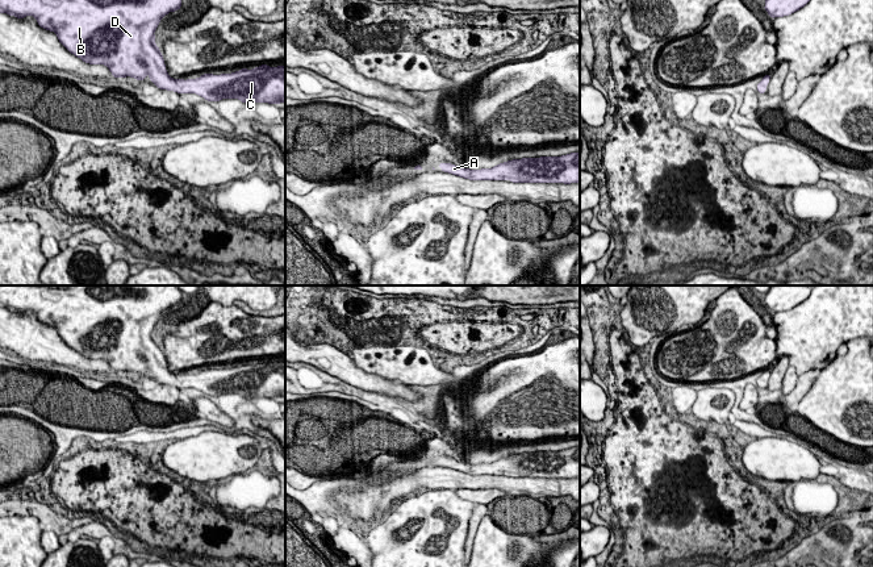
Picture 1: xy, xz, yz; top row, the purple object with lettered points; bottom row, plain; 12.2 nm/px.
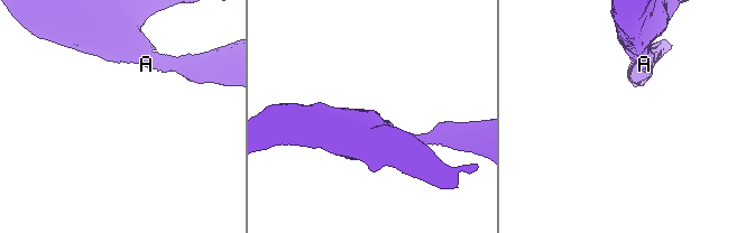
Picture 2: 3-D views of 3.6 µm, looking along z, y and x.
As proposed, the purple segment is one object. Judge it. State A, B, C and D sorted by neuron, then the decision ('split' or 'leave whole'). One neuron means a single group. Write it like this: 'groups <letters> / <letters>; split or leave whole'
groups A B C D; leave whole

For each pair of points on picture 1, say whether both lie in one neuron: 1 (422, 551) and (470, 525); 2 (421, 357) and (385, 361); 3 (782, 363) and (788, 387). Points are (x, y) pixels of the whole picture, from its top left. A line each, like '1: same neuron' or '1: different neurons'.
1: same neuron
2: same neuron
3: different neurons

